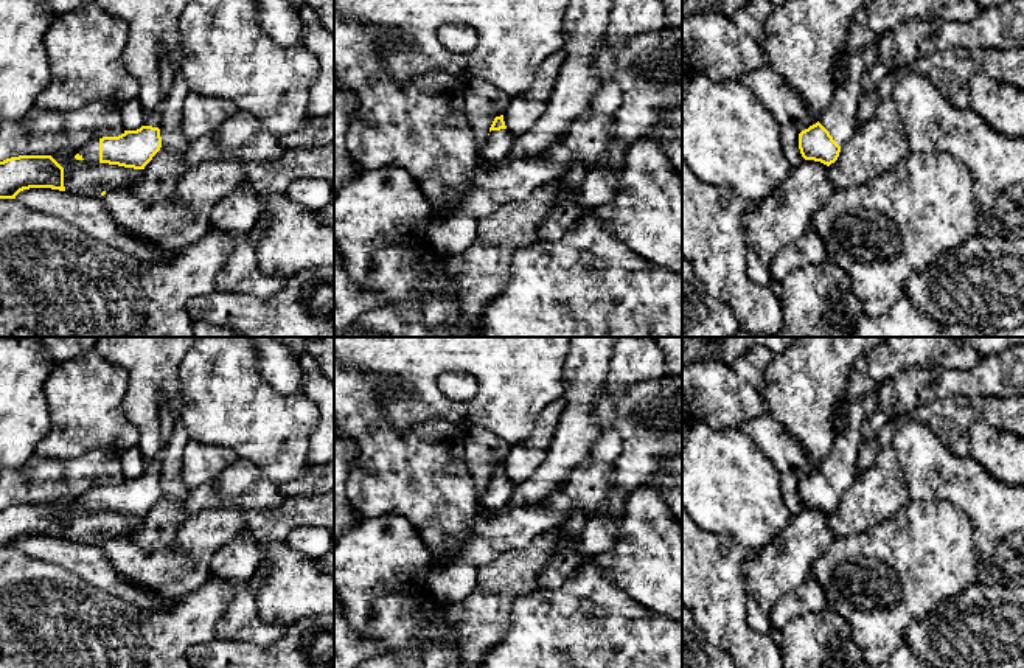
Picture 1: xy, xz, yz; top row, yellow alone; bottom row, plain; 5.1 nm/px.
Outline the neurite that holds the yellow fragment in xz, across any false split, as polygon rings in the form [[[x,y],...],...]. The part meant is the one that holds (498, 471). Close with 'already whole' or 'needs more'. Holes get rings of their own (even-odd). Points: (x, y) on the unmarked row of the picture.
[[[503,463],[496,464],[486,489],[482,494],[482,503],[488,511],[497,511],[508,505],[516,485],[507,477]]]; needs more

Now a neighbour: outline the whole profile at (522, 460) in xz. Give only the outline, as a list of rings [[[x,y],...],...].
[[[563,398],[547,404],[539,412],[531,435],[525,441],[511,446],[503,460],[503,469],[516,486],[528,480],[545,460],[564,407]]]

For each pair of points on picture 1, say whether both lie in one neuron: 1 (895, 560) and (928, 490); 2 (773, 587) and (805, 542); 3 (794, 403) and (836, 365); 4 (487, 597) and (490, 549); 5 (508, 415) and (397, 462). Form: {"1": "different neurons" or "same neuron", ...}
{"1": "different neurons", "2": "same neuron", "3": "same neuron", "4": "different neurons", "5": "different neurons"}

